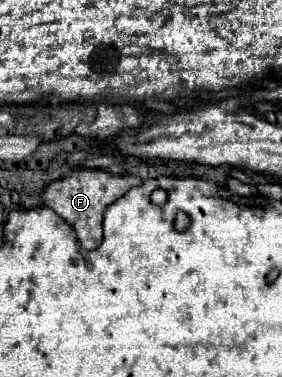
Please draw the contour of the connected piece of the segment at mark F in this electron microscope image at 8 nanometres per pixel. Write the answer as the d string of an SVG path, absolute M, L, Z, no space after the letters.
M75 167L69 175L49 183L47 189L41 193L41 201L75 229L77 239L85 249L95 249L101 243L101 223L105 209L113 201L117 201L123 193L127 193L131 187L139 187L139 185L141 179L133 175L111 175L103 169Z

